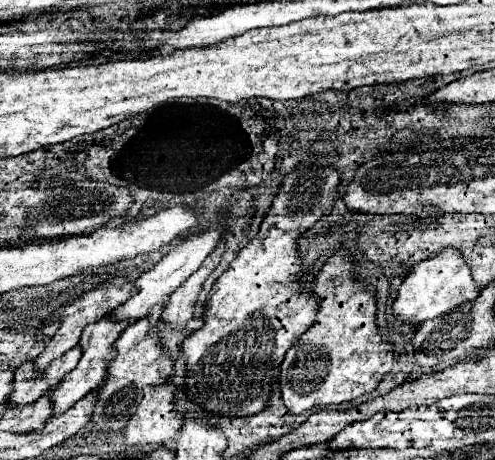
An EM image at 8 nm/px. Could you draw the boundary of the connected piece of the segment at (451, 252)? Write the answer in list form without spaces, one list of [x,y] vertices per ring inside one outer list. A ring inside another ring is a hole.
[[[445,249],[443,253],[417,263],[411,273],[405,277],[397,291],[397,299],[393,303],[393,313],[399,321],[409,325],[411,329],[417,329],[423,321],[437,319],[453,309],[457,309],[463,303],[475,301],[479,295],[479,287],[471,279],[471,269],[463,261],[457,249]]]

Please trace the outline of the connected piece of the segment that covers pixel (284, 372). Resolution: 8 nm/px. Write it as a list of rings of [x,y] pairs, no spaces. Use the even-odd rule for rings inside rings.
[[[341,251],[335,253],[315,277],[313,295],[319,305],[315,323],[301,337],[299,345],[287,351],[281,365],[281,397],[291,415],[359,399],[371,393],[383,375],[391,371],[393,349],[379,337],[373,289],[365,289],[353,281],[351,273],[351,259]]]

